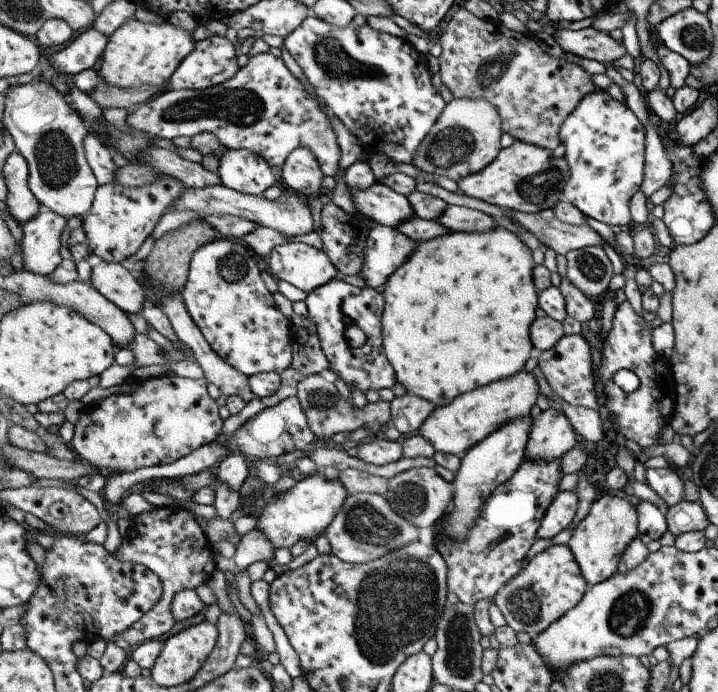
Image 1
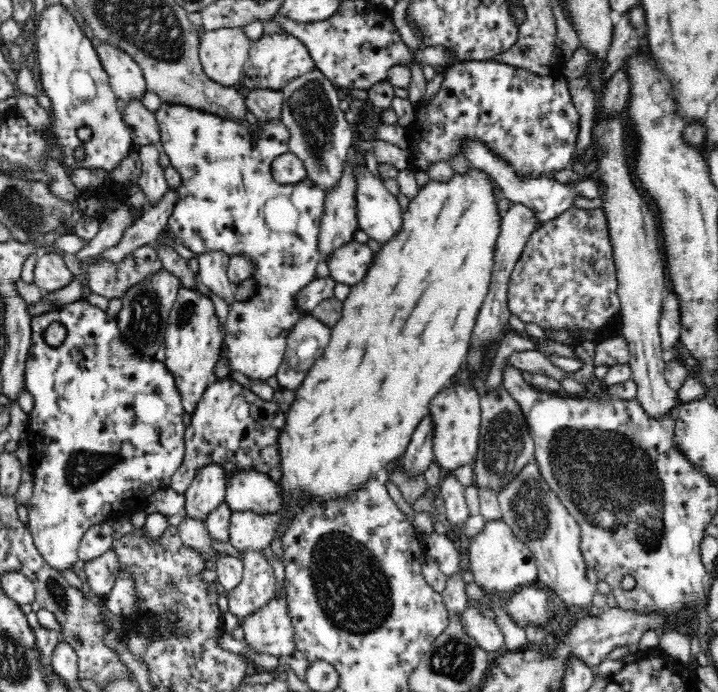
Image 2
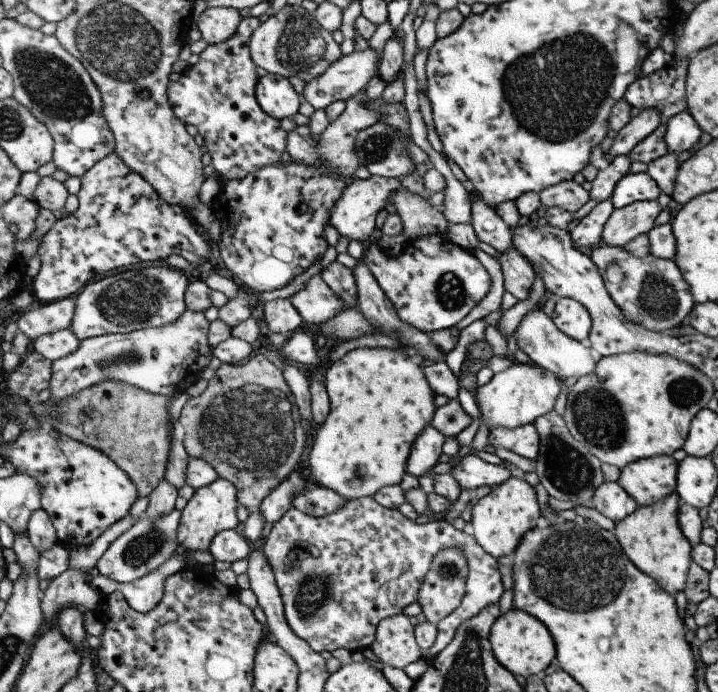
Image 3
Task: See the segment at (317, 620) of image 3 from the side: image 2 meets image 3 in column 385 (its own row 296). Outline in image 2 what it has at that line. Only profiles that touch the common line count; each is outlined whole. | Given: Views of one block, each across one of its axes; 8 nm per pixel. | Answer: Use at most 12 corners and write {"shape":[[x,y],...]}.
{"shape":[[608,214],[532,232],[508,307],[544,332],[621,334]]}

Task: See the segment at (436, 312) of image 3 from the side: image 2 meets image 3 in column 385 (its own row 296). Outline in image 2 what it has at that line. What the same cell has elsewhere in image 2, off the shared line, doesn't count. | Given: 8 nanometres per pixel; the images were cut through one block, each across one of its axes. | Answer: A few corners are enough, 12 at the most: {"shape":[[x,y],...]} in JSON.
{"shape":[[155,111],[182,177],[167,222],[194,254],[246,254],[212,380],[270,378],[305,316],[327,194],[280,185],[281,119]]}

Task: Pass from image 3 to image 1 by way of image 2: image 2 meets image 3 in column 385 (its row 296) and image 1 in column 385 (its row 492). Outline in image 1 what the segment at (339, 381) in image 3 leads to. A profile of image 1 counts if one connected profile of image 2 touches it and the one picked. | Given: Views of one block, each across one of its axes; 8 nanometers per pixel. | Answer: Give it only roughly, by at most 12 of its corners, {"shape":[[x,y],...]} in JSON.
{"shape":[[502,226],[417,243],[385,352],[438,407],[521,372],[540,292]]}

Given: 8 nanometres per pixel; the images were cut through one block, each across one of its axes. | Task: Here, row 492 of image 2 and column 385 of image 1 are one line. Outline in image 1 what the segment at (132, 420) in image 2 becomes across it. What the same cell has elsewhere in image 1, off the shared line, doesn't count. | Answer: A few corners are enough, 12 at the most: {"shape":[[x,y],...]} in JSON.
{"shape":[[311,13],[284,46],[361,141],[412,164],[448,105],[428,55]]}

